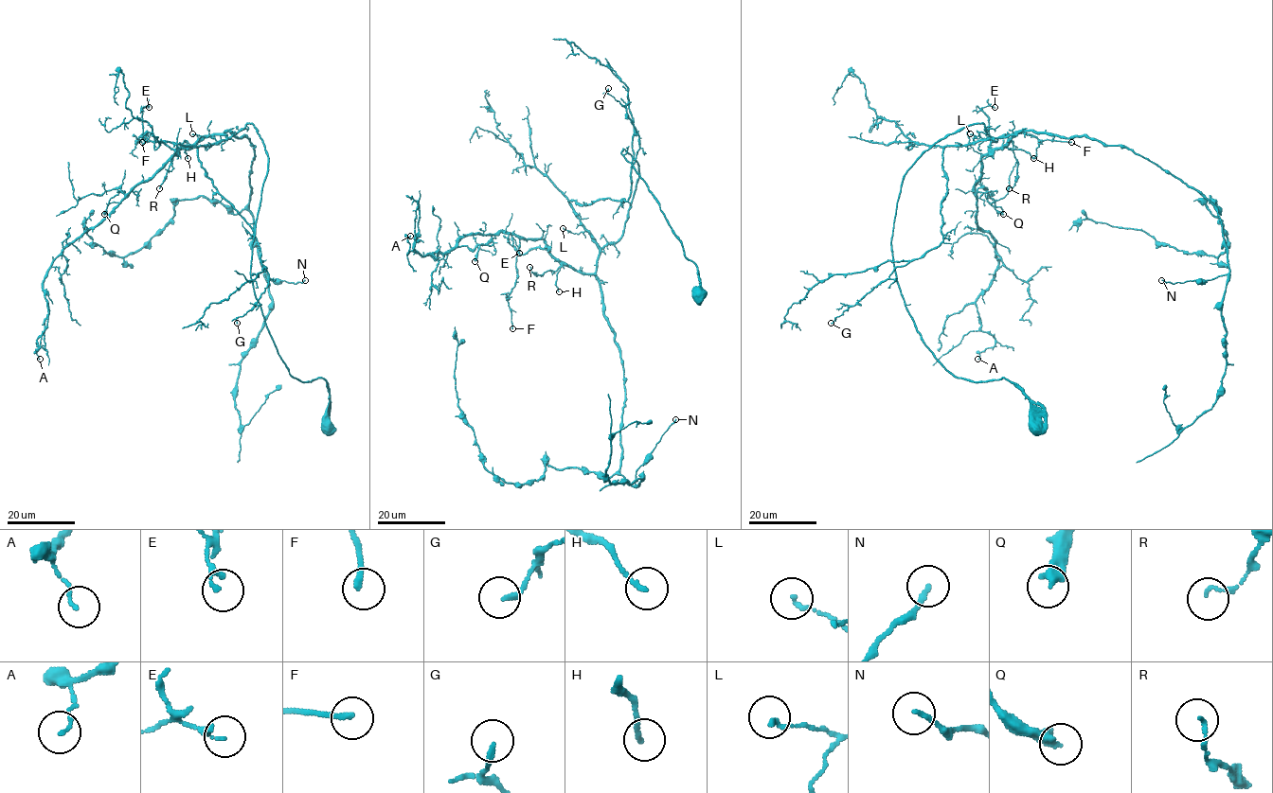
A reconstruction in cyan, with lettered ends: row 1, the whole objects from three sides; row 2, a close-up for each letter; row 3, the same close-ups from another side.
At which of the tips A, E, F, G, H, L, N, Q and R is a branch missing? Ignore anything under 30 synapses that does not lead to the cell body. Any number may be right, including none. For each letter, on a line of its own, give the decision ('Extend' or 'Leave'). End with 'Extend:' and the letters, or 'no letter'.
A: Leave
E: Leave
F: Leave
G: Leave
H: Leave
L: Leave
N: Leave
Q: Leave
R: Leave
Extend: no letter

